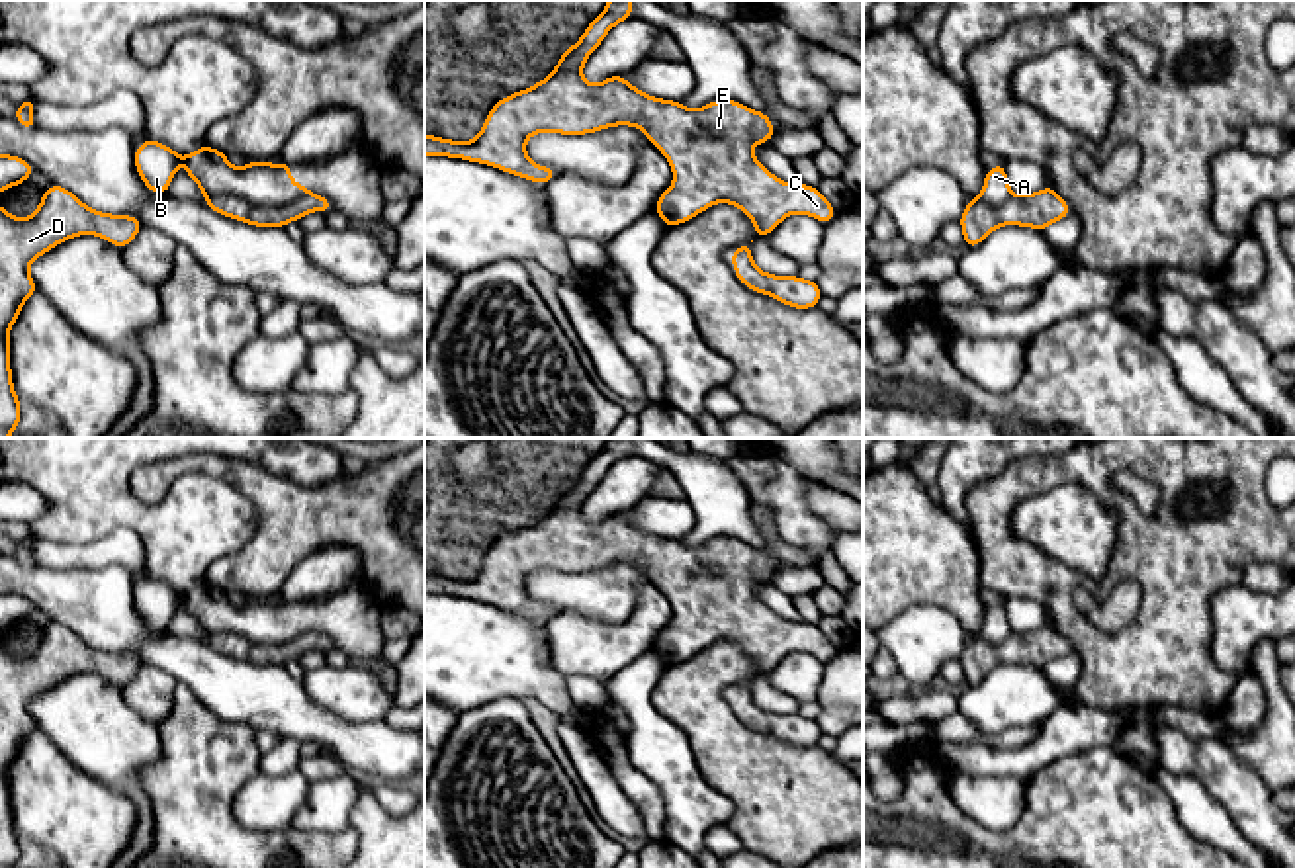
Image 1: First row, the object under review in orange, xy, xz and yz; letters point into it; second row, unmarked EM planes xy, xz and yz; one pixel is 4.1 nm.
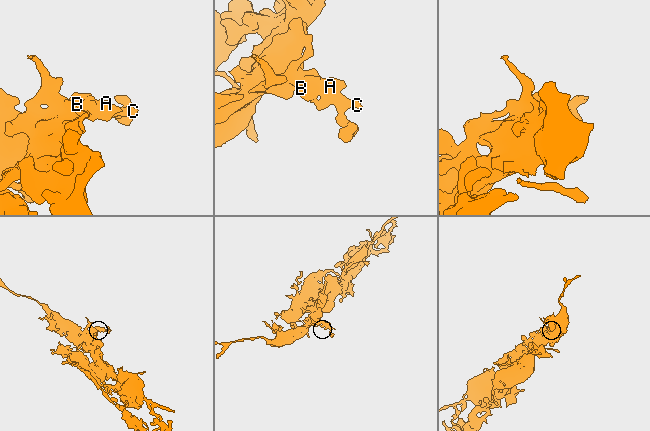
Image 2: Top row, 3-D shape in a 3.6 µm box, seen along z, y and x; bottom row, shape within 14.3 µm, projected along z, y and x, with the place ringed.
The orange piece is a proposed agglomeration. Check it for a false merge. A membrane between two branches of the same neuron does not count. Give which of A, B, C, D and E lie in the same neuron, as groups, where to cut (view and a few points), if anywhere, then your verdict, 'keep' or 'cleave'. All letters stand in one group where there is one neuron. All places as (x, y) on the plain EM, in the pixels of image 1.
A / B C D E | xy (202, 628), (241, 634), (255, 642), (288, 642), (308, 632) | cleave

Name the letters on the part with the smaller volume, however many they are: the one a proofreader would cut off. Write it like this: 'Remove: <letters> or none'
Remove: A

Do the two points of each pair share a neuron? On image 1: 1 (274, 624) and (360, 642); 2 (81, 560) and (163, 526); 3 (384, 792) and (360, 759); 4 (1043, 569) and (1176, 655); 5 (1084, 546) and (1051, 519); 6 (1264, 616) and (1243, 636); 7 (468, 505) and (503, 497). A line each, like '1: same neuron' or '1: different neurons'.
1: same neuron
2: different neurons
3: different neurons
4: same neuron
5: same neuron
6: same neuron
7: same neuron

